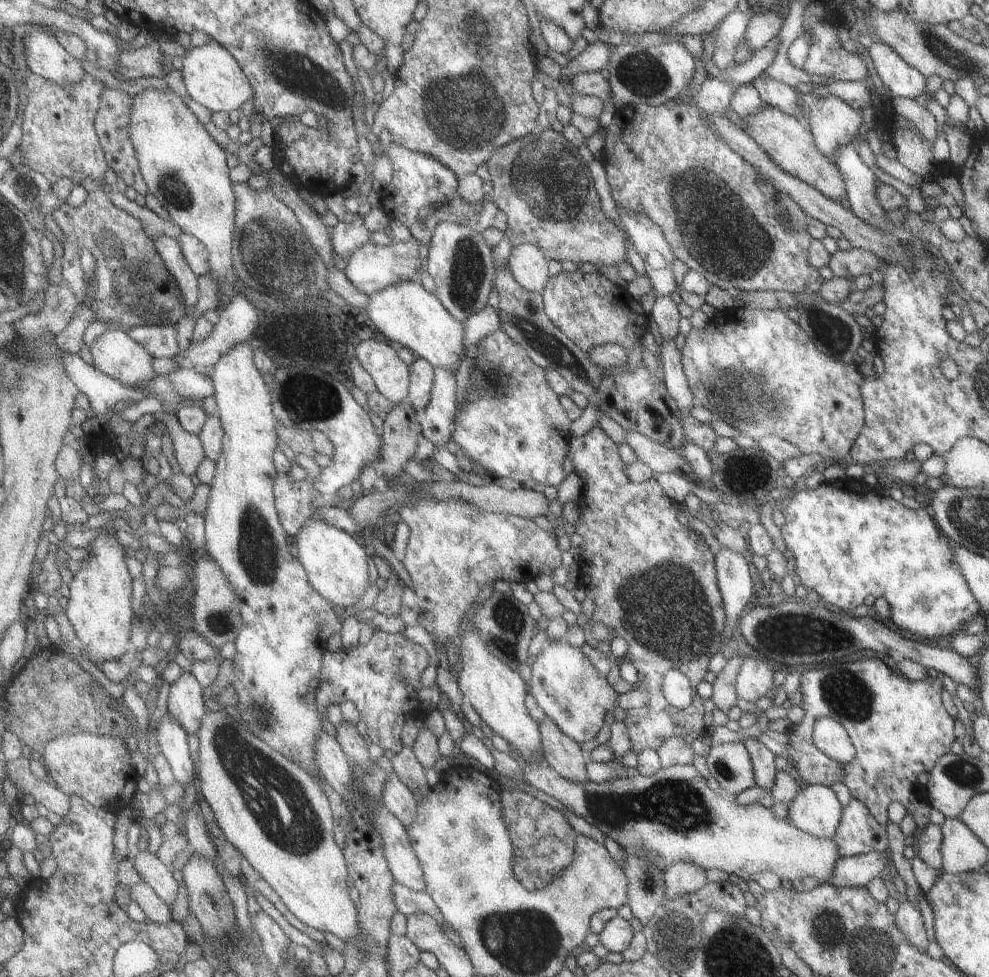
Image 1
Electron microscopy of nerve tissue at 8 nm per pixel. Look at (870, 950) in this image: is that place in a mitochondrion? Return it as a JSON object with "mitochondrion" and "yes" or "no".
{"mitochondrion":"yes"}

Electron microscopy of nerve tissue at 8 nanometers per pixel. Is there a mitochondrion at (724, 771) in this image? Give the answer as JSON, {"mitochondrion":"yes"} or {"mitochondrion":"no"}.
{"mitochondrion":"yes"}

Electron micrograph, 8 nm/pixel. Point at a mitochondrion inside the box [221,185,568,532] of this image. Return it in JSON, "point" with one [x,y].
{"point":[272,253]}

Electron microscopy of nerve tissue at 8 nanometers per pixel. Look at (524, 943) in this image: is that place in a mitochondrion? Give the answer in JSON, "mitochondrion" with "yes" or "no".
{"mitochondrion":"yes"}

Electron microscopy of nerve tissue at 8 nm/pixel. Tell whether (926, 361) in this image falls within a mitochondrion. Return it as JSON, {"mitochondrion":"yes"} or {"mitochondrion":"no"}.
{"mitochondrion":"no"}

